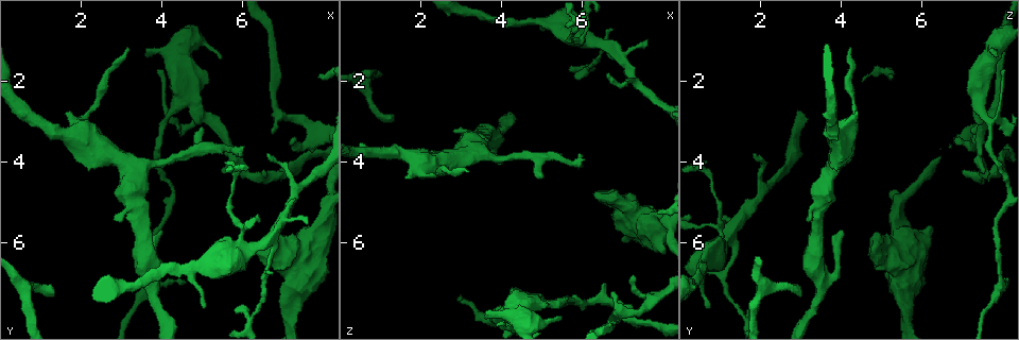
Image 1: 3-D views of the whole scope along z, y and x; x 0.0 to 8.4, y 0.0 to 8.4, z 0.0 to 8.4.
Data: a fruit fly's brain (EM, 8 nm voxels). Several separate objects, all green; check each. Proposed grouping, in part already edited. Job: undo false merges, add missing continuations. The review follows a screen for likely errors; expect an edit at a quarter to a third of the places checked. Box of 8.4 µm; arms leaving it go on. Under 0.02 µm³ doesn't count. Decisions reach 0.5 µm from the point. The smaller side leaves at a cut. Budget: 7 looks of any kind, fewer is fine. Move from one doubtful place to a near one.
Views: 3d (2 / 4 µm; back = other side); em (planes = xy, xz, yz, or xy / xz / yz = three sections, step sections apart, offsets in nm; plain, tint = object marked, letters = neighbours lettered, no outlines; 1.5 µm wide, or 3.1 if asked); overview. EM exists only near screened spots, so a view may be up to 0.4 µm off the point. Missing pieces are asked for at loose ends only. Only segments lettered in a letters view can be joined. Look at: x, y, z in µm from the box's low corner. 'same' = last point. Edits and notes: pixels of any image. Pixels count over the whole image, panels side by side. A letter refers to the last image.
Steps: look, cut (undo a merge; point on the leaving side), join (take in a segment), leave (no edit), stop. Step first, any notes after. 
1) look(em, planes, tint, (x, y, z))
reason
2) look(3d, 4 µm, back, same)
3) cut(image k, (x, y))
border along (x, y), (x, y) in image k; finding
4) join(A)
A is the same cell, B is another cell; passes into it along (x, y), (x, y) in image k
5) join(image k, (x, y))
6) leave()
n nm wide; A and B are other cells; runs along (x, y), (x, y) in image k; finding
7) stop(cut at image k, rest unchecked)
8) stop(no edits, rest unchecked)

look(em, xy, step 8, tint, (3.15, 1.25, 4.20))
free end

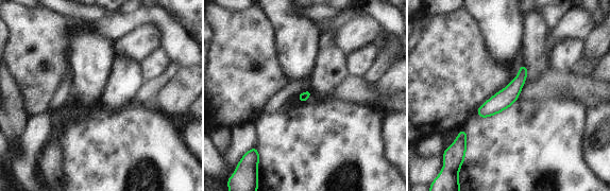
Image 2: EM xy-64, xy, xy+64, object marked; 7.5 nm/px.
look(em, yz, step 8, letters, same)
cut it another way

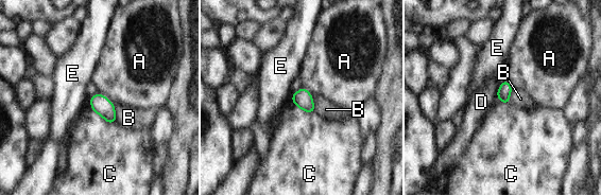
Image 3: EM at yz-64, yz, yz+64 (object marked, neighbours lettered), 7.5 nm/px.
leave()
100 nm wide; A, B, C, D and E are other cells; border along (499, 86), (497, 100) in image 3; none of them fits

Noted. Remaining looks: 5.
look(3d, 4 µm, (5.95, 3.80, 3.80))
free end

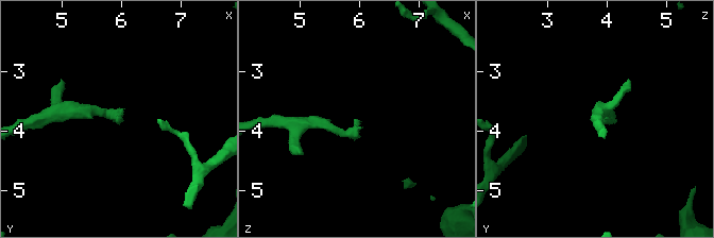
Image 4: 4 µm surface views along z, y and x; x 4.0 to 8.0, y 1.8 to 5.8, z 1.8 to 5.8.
look(em, planes, letters, (5.95, 3.75, 3.85))

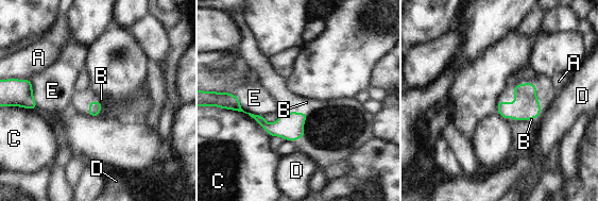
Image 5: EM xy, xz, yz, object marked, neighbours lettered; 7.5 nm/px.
join(B)
B is the same cell, A, C, D and E are other cells; passes into it along (95, 107), (100, 107), (101, 99) in image 5; the neuron continues

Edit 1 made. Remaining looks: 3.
look(em, planes, letters, (6.70, 3.25, 7.25))
thin end

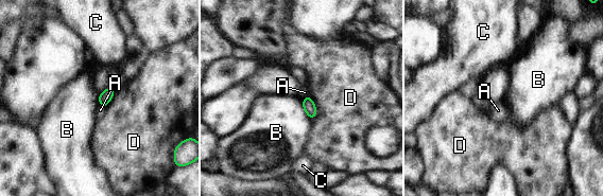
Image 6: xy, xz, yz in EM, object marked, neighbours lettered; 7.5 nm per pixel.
leave()
A, B, C and D are other cells; no lettered segment goes on from it

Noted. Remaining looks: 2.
stop(join at image 5, rest unchecked)

